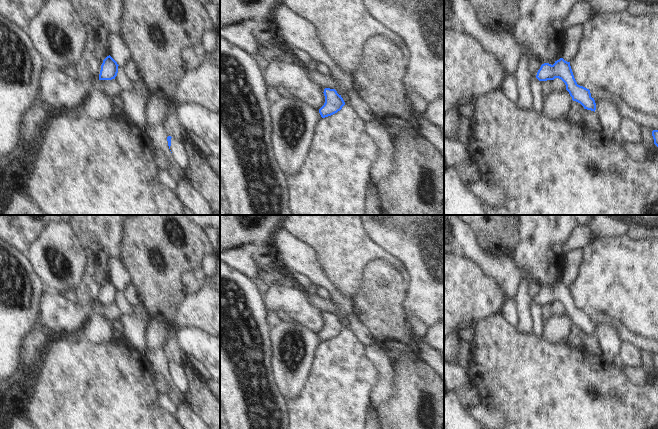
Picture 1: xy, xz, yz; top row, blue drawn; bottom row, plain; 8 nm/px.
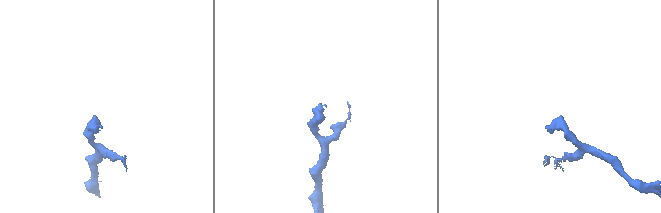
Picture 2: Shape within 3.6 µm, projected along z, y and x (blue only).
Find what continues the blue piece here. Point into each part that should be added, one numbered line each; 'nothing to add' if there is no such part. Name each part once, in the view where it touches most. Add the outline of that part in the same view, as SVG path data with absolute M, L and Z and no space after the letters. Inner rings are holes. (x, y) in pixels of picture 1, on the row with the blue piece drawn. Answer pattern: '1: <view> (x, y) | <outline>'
1: xy (179, 149) | M172 137L170 150L179 167L186 172L191 165L191 155L186 143L178 138Z

